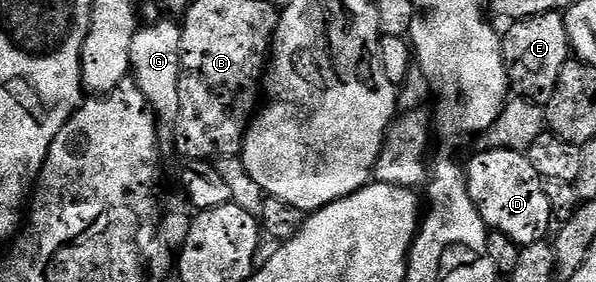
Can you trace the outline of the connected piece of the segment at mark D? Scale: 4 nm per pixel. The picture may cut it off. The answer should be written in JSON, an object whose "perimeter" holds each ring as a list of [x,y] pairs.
{"perimeter":[[[487,148],[482,151],[476,154],[465,171],[467,189],[488,229],[513,238],[513,242],[520,246],[547,240],[553,228],[553,217],[547,185],[537,174],[533,162],[529,162],[522,151],[513,148]]]}

